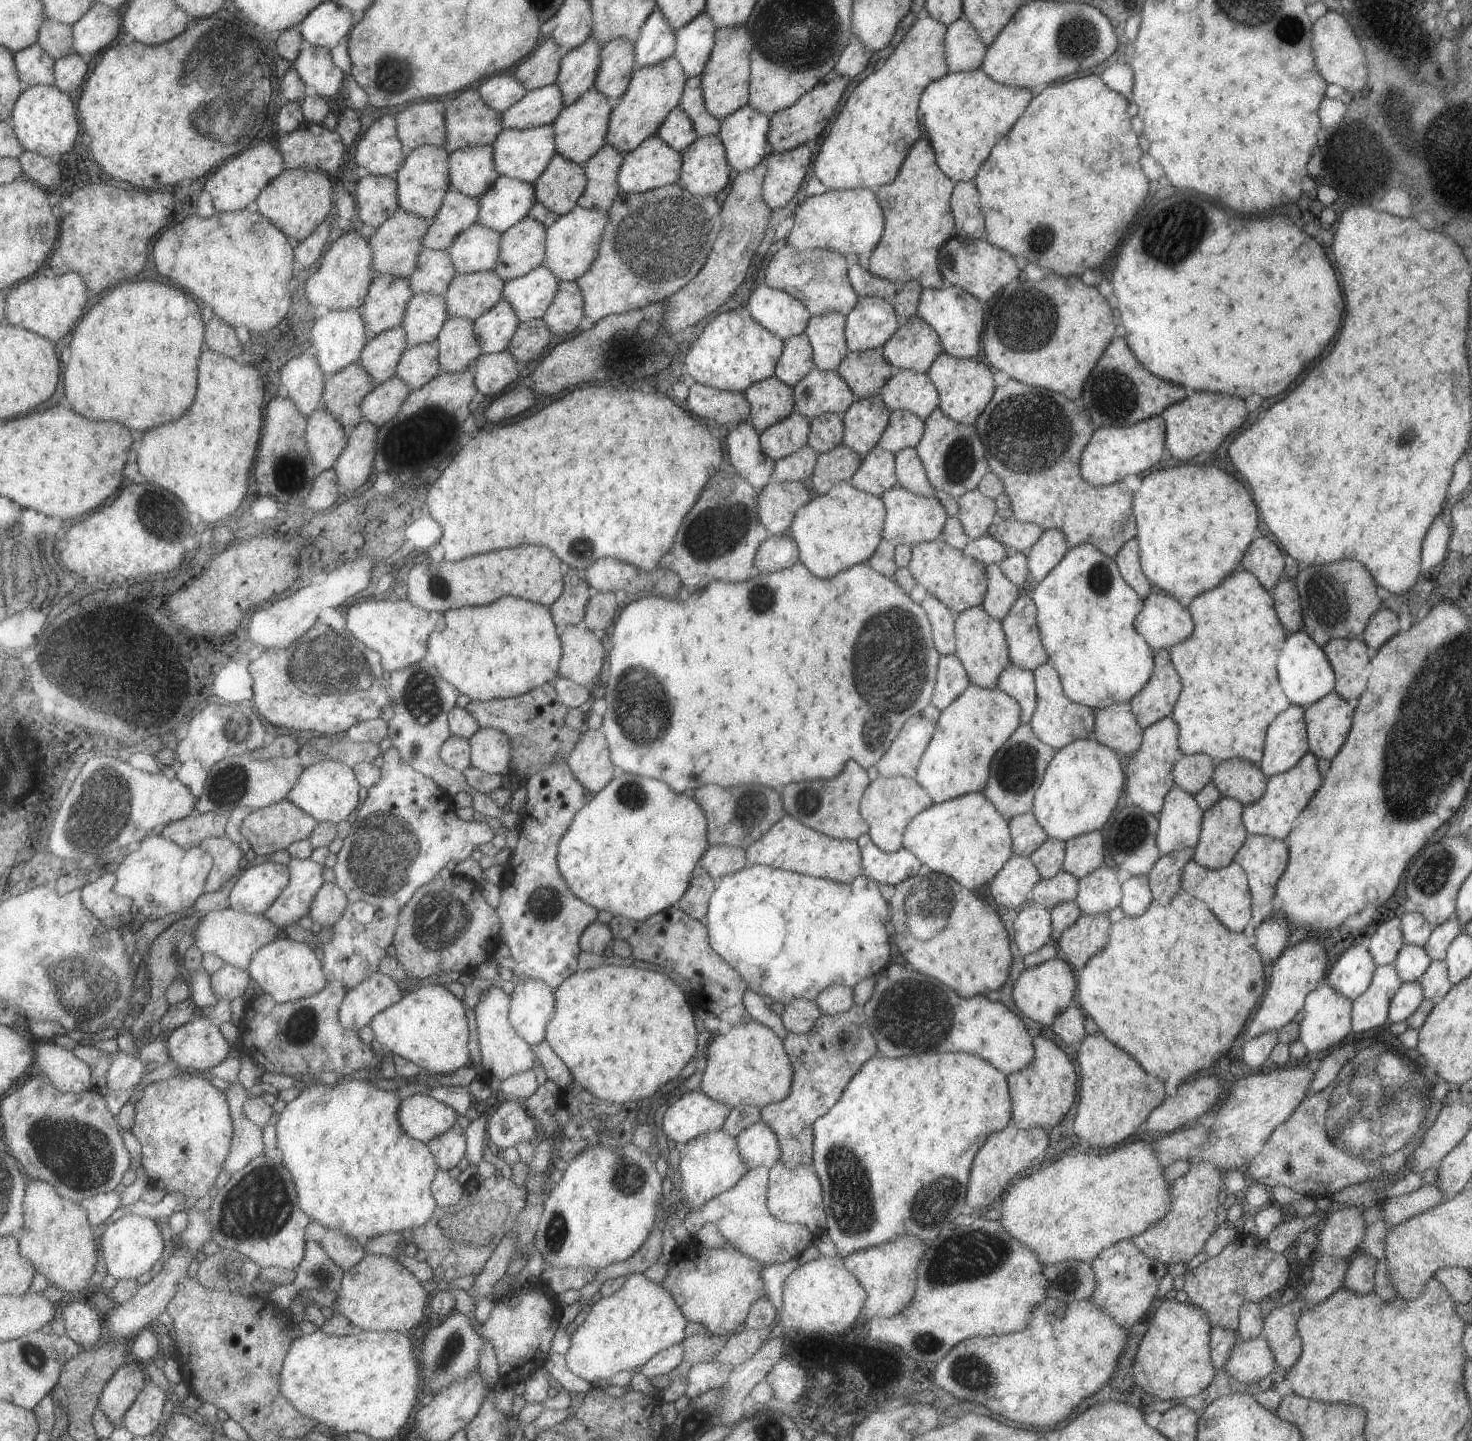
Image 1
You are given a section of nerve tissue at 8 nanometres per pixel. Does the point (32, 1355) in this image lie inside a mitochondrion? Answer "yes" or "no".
yes

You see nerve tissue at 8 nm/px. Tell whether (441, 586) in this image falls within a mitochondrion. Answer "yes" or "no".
yes

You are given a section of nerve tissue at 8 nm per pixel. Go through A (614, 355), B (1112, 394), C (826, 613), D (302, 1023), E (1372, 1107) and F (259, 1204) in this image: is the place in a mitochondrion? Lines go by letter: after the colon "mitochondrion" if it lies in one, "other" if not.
A: mitochondrion
B: mitochondrion
C: other
D: mitochondrion
E: mitochondrion
F: mitochondrion

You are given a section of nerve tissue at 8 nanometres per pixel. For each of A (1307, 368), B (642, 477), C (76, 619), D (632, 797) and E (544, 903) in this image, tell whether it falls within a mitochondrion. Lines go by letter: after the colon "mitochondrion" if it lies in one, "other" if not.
A: other
B: other
C: mitochondrion
D: mitochondrion
E: mitochondrion

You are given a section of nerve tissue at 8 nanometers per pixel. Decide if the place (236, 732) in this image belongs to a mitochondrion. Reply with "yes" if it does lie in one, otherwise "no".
yes

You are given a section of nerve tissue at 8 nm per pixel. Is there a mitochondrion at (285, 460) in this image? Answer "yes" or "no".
yes

